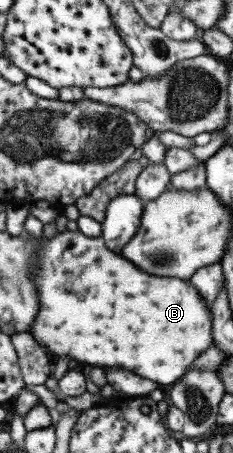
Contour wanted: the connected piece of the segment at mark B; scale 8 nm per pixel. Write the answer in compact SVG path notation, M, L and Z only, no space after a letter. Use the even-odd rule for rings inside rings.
M66 229L47 242L27 233L21 236L35 248L33 284L40 306L29 333L48 355L68 356L80 364L108 370L132 370L167 387L186 372L194 356L211 345L209 307L186 282L148 276L108 250L100 237L87 237L80 231Z

